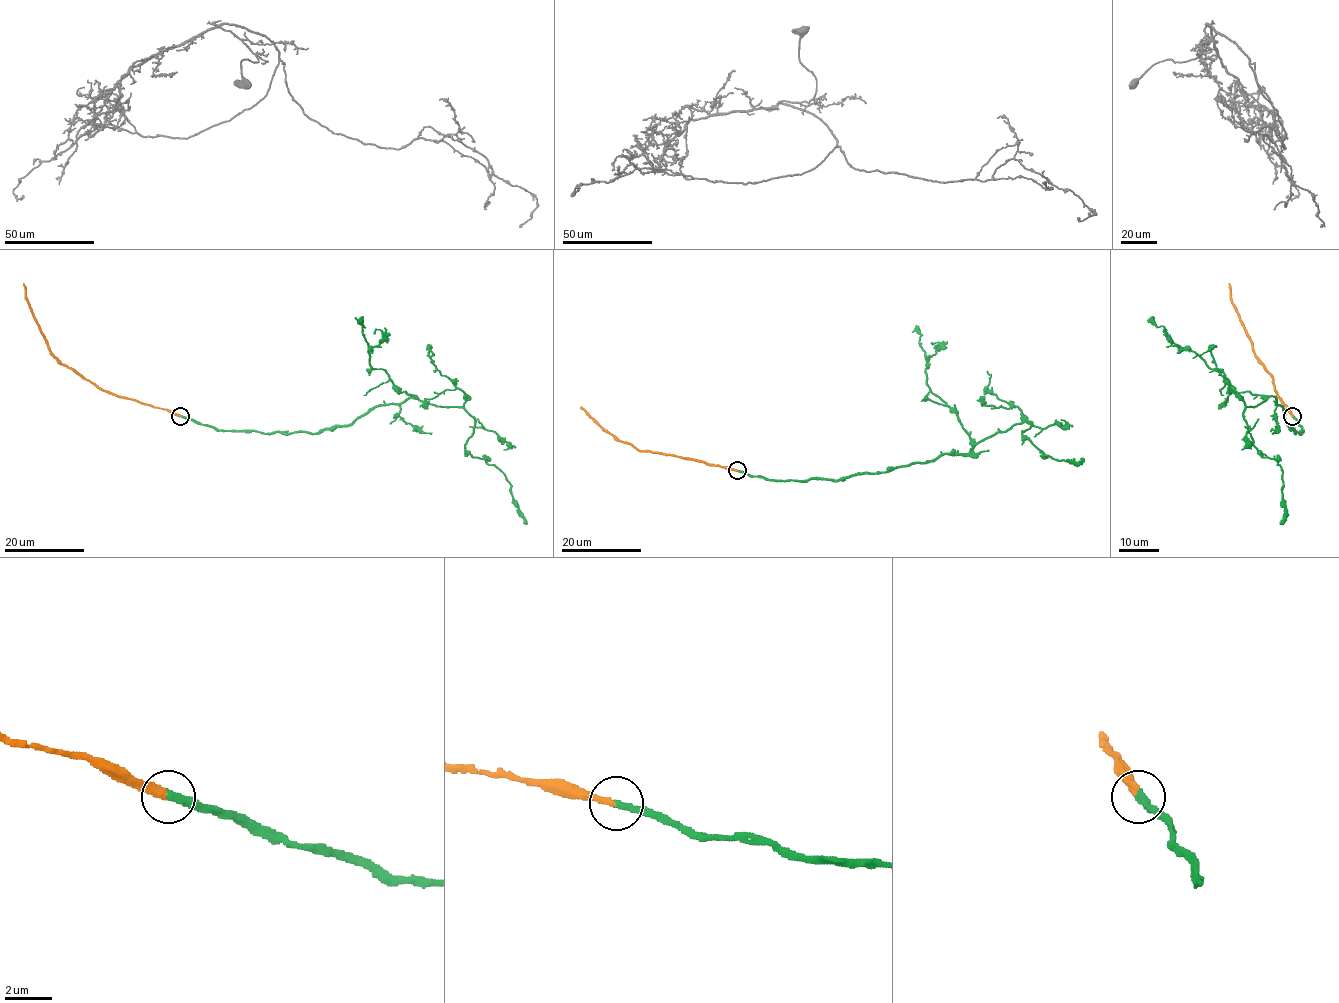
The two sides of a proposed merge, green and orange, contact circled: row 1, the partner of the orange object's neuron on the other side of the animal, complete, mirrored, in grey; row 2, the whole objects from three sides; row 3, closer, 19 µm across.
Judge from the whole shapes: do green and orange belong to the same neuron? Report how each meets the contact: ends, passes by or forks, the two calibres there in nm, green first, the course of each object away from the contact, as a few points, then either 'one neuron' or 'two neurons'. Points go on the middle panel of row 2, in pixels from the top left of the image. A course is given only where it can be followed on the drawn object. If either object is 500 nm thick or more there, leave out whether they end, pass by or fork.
green ends; orange ends; calibres 320 and 280 nm; course green (737, 471), (781, 481), (844, 480), (968, 453), (1028, 421), (1031, 427), (1022, 435), (1044, 456), (1083, 461); course orange (737, 471), (689, 458), (639, 451), (618, 441), (580, 407); one neuron

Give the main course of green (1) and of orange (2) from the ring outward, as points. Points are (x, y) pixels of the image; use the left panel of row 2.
1: (180, 416), (224, 430), (320, 433), (416, 396), (462, 407), (475, 422), (465, 449), (502, 472), (526, 524)
2: (180, 416), (103, 391), (65, 366), (50, 350), (28, 303), (23, 283)

